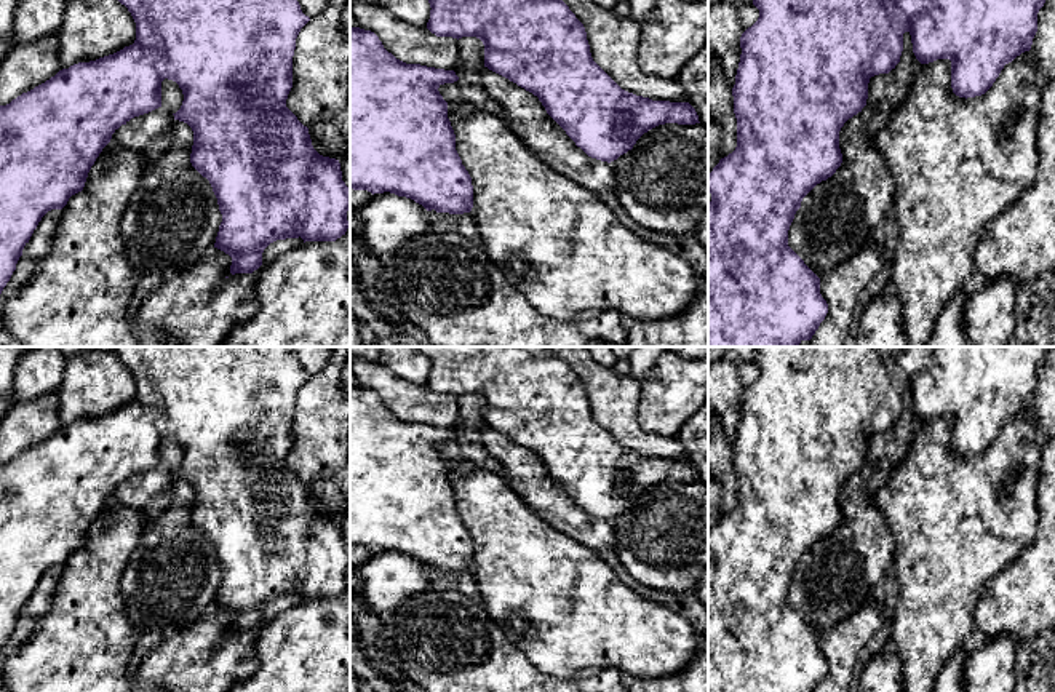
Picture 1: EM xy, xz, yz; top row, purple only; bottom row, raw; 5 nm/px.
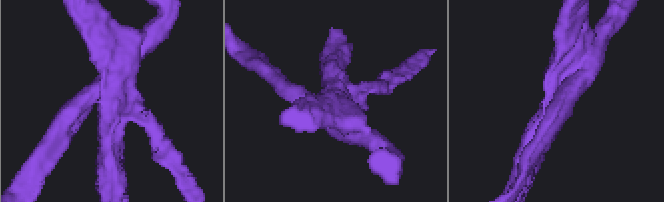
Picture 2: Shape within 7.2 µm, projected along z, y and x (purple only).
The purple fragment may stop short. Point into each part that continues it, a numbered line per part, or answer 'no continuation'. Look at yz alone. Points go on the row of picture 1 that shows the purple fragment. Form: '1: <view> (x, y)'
no continuation

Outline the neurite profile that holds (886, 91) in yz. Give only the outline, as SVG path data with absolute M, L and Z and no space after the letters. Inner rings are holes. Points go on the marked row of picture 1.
M905 32L900 62L889 74L879 74L870 78L866 104L873 107L873 117L866 125L868 134L874 136L887 125L892 113L908 96L922 66L913 53L910 32Z

